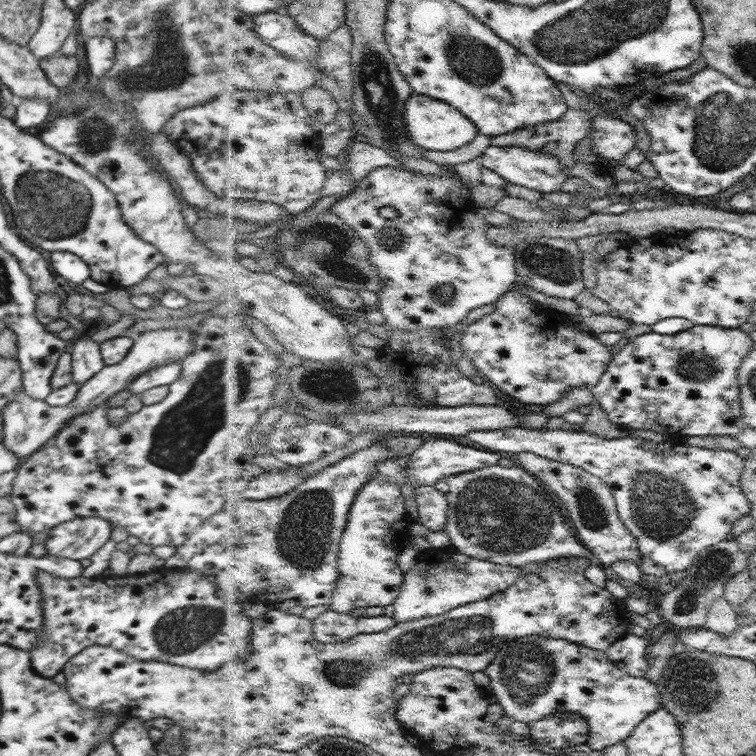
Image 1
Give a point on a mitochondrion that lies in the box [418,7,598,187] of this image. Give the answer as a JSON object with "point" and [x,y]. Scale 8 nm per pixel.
{"point":[476,63]}

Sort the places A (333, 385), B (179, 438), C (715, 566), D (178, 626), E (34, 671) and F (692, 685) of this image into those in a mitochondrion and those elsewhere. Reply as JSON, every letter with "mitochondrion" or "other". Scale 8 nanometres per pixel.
{"A":"mitochondrion","B":"mitochondrion","C":"mitochondrion","D":"mitochondrion","E":"other","F":"mitochondrion"}

